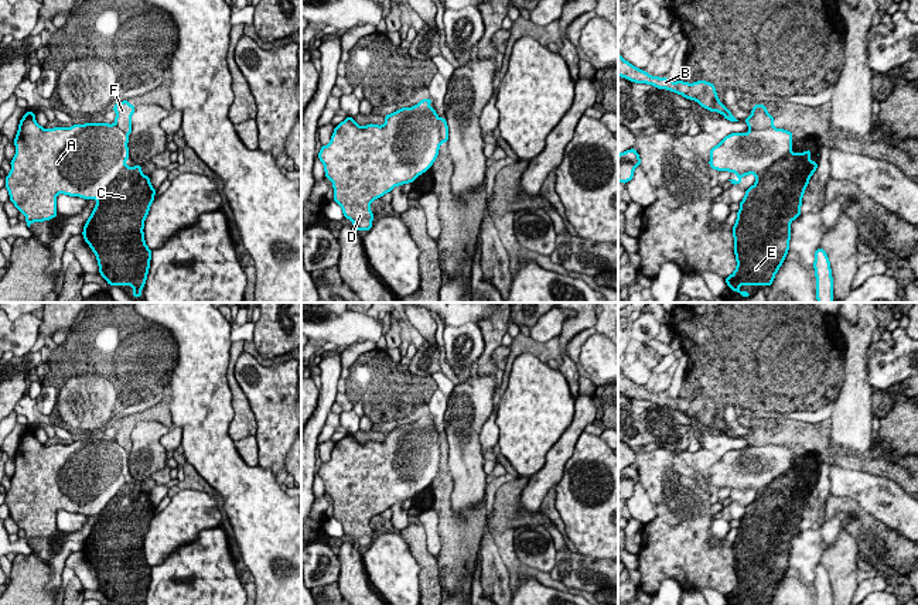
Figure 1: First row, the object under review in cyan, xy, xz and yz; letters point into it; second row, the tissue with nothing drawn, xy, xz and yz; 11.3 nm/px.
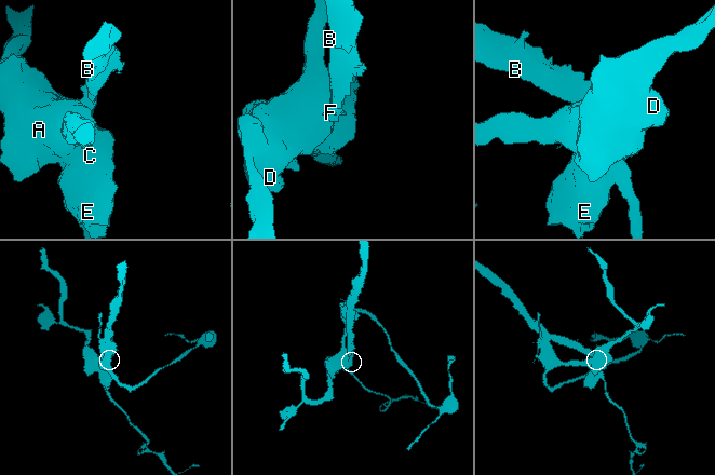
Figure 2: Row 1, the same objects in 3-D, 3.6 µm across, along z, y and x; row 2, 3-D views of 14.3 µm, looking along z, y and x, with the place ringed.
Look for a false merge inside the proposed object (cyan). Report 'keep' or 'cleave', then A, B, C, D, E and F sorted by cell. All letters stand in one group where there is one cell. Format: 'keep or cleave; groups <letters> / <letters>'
cleave; groups A C D E / B F

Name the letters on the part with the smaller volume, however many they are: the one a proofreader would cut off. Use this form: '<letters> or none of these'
B, F

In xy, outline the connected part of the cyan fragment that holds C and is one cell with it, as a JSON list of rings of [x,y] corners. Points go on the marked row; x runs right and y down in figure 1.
[[[27,110],[20,120],[18,131],[14,139],[16,155],[10,161],[11,171],[6,177],[6,188],[10,201],[18,212],[25,215],[27,226],[33,222],[50,221],[57,216],[57,195],[65,194],[81,196],[83,199],[98,199],[89,219],[83,228],[83,239],[96,254],[99,273],[110,286],[132,286],[133,297],[141,297],[141,288],[146,284],[151,250],[144,242],[144,219],[149,215],[156,189],[150,184],[150,178],[141,172],[141,165],[130,168],[126,165],[129,155],[129,137],[116,124],[86,123],[74,124],[72,127],[54,127],[45,130],[35,122],[35,113]]]

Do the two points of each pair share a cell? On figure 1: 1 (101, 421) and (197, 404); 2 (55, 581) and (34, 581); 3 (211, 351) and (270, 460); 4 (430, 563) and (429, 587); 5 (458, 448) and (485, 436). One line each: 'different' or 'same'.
1: different
2: different
3: different
4: same
5: different

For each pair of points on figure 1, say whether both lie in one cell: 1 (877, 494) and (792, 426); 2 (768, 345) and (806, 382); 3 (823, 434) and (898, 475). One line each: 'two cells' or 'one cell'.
1: two cells
2: one cell
3: one cell

